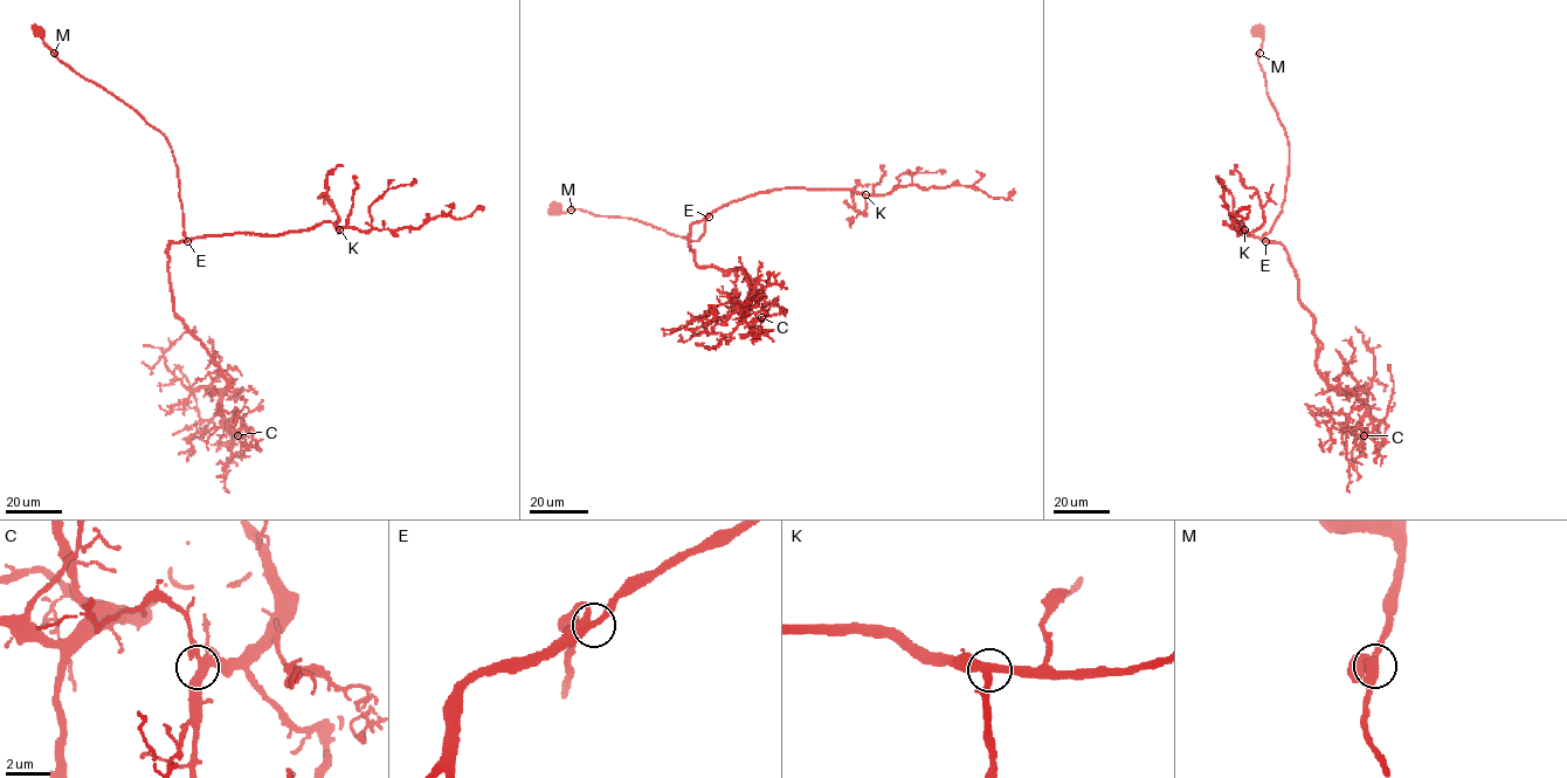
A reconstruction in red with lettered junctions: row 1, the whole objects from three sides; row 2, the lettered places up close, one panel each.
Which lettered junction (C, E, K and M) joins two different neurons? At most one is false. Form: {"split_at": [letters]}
{"split_at": []}

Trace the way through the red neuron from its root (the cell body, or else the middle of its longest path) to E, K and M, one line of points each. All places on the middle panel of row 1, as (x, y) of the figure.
E: (554, 206), (559, 213), (581, 210), (640, 220), (690, 240), (703, 234), (709, 217)
K: (554, 206), (559, 213), (581, 210), (640, 220), (697, 240), (708, 213), (761, 192), (819, 188), (865, 194)
M: (554, 206), (559, 213), (571, 210)

